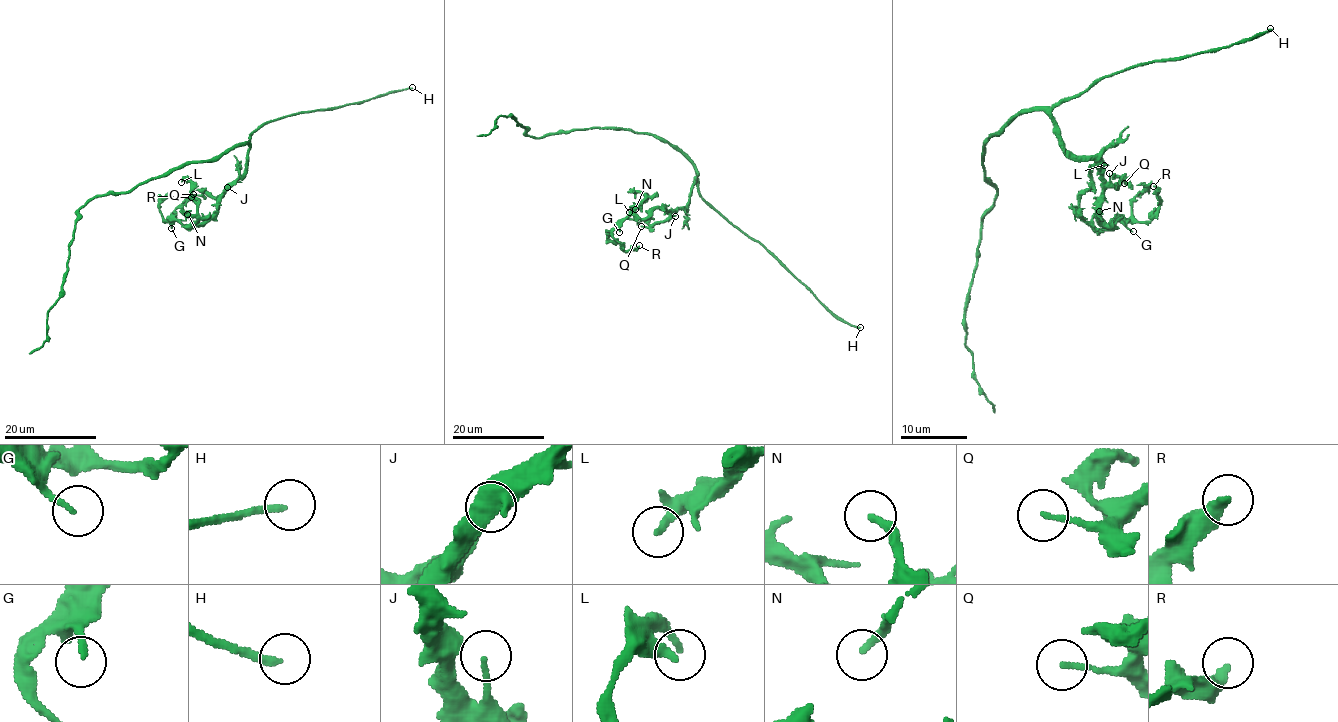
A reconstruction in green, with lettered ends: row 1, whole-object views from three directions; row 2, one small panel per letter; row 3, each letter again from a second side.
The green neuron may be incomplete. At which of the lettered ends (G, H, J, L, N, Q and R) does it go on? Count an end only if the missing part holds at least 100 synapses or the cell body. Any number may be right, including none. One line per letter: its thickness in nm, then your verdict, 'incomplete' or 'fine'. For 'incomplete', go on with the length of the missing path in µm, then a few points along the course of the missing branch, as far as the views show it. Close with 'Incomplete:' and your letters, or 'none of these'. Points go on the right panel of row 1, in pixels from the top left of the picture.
G: calibre 140 nm; fine
H: calibre 200 nm; incomplete; missing 110 µm
J: calibre 130 nm; fine
L: calibre 180 nm; fine
N: calibre 240 nm; fine
Q: calibre 150 nm; fine
R: calibre 320 nm; fine
Incomplete: H

